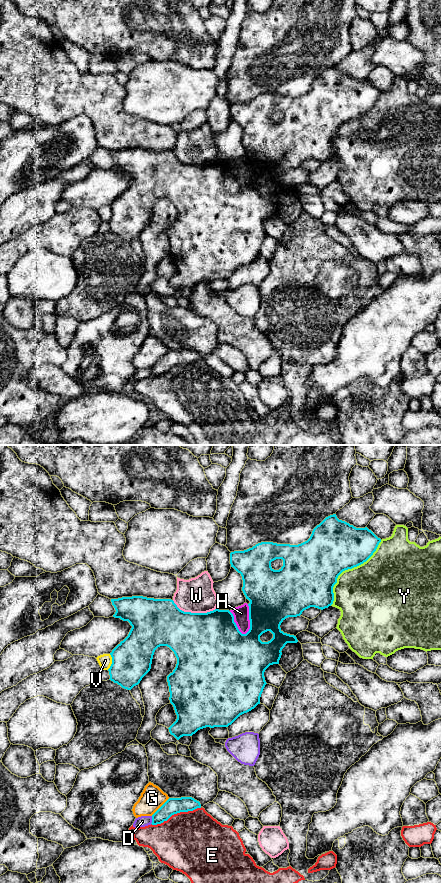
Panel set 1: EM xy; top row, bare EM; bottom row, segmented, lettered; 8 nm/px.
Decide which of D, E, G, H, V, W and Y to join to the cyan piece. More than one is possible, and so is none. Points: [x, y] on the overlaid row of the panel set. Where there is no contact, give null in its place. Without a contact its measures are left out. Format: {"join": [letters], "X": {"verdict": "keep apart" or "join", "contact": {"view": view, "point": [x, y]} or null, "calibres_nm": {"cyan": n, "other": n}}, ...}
{"join": [], "D": {"verdict": "keep apart", "contact": {"view": "xy", "point": [152, 820]}, "calibres_nm": {"cyan": 130, "other": 90}}, "E": {"verdict": "keep apart", "contact": {"view": "xy", "point": [176, 813]}, "calibres_nm": {"cyan": 130, "other": 480}}, "G": {"verdict": "keep apart", "contact": {"view": "xy", "point": [161, 806]}, "calibres_nm": {"cyan": 130, "other": 190}}, "H": {"verdict": "keep apart", "contact": {"view": "xy", "point": [249, 619]}, "calibres_nm": {"cyan": 380, "other": 130}}, "V": {"verdict": "keep apart", "contact": {"view": "xy", "point": [112, 662]}, "calibres_nm": {"cyan": 320, "other": 110}}, "W": {"verdict": "keep apart", "contact": {"view": "xy", "point": [193, 613]}, "calibres_nm": {"cyan": 480, "other": 280}}, "Y": {"verdict": "keep apart", "contact": {"view": "xy", "point": [347, 569]}, "calibres_nm": {"cyan": 420, "other": 480}}}

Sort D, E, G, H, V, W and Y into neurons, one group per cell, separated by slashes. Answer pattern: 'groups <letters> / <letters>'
groups D H / E / G / V / W / Y

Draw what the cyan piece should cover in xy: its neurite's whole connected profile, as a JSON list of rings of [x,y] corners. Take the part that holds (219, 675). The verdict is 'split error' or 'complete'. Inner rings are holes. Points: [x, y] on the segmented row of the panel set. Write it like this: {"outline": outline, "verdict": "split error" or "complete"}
{"outline": [[[336,514],[326,517],[317,525],[310,538],[298,545],[261,542],[244,551],[230,553],[230,564],[243,580],[242,591],[250,601],[250,629],[242,634],[234,616],[229,610],[215,609],[207,613],[191,613],[180,610],[171,599],[154,599],[143,596],[122,597],[111,599],[116,612],[115,618],[128,621],[132,626],[128,636],[110,653],[112,664],[108,669],[110,679],[122,688],[131,690],[138,685],[150,671],[155,650],[160,646],[169,647],[177,658],[177,664],[172,673],[167,676],[170,692],[170,703],[177,715],[176,721],[168,728],[177,740],[183,736],[192,736],[198,730],[210,727],[228,727],[240,715],[247,713],[260,704],[260,697],[265,685],[265,670],[273,664],[279,664],[282,649],[287,643],[297,643],[296,636],[284,633],[280,625],[288,617],[297,617],[310,607],[328,608],[333,604],[333,587],[338,576],[345,570],[357,567],[366,562],[376,551],[381,539],[367,527],[356,528],[339,520]],[[276,559],[283,560],[279,570],[271,567]],[[270,631],[273,638],[262,642],[260,636]]], "verdict": "complete"}

